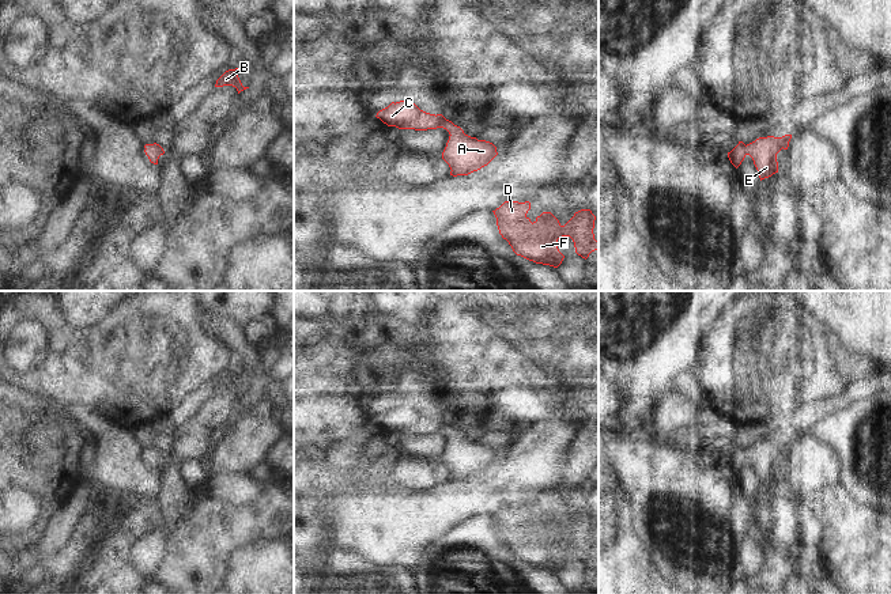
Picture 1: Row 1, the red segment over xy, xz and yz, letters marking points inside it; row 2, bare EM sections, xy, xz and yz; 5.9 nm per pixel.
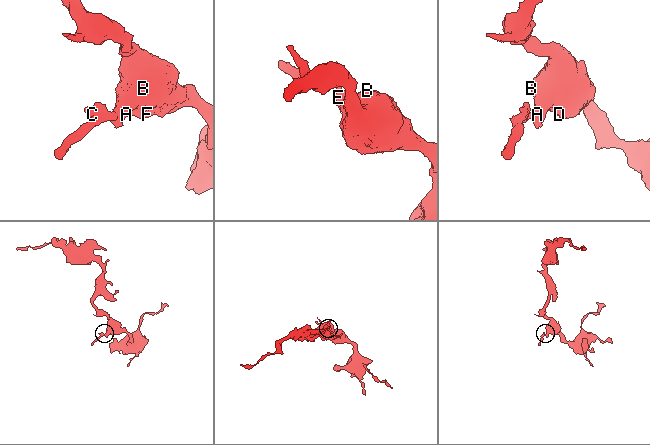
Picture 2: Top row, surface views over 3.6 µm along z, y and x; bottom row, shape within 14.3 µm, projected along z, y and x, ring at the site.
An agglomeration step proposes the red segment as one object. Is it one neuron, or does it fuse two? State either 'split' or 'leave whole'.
leave whole

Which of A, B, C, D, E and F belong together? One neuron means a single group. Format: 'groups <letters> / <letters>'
groups A B C D E F

